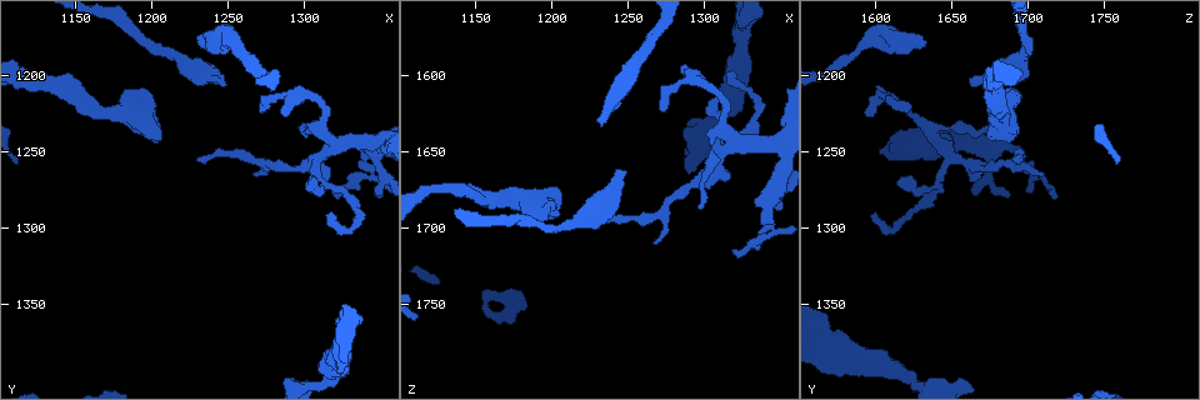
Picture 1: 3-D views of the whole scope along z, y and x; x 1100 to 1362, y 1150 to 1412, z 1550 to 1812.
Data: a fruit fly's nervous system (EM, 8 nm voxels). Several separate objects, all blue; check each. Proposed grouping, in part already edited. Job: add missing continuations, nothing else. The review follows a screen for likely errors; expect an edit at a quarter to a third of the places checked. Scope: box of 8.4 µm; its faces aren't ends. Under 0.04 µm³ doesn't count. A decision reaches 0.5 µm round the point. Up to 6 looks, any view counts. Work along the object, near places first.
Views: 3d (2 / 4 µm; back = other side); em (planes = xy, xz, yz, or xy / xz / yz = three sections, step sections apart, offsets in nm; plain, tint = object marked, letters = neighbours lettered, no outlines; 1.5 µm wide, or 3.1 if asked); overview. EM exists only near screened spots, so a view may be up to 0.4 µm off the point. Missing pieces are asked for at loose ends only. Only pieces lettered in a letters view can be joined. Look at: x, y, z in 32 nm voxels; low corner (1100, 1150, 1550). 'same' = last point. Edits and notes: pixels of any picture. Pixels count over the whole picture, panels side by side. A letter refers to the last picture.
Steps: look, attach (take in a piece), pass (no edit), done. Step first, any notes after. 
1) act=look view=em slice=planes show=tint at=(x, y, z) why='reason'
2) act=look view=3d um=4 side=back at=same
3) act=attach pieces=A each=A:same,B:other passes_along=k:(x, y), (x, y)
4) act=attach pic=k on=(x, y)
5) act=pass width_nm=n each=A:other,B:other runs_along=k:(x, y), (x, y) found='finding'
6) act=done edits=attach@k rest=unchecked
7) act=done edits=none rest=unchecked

act=look view=3d um=2 at=(1272, 1218, 1624) why='free end'

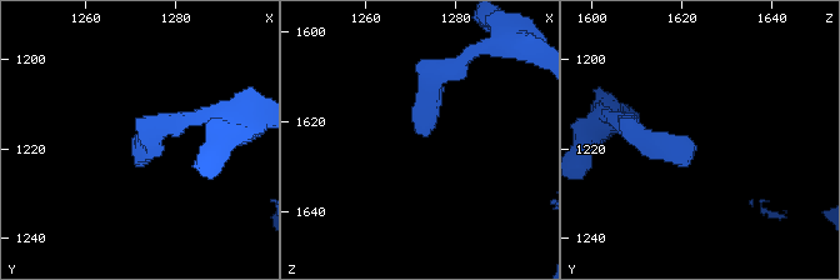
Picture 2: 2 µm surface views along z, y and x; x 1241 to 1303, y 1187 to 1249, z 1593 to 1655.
act=look view=em slice=planes show=letters at=(1271, 1218, 1623)

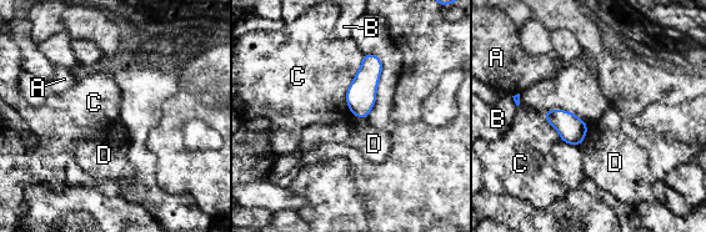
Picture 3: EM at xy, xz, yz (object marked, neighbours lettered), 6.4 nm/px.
act=pass longest_contact=C:300nm each=A:other,B:other,C:other,D:other border=3:(542, 114), (567, 110), (587, 127) found='none of them fits'

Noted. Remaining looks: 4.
act=look view=em slice=yz step=4 show=tint at=(1296, 1232, 1686) why='free end'

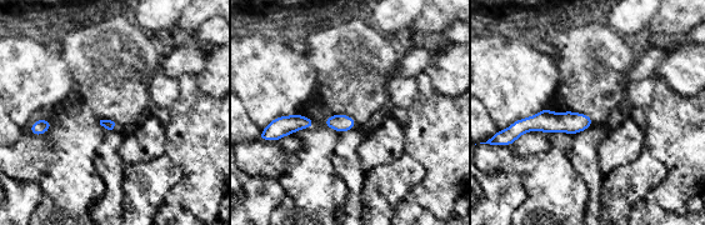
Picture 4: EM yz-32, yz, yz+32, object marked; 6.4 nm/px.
act=look view=em slice=planes show=tint at=same why='cut it another way'

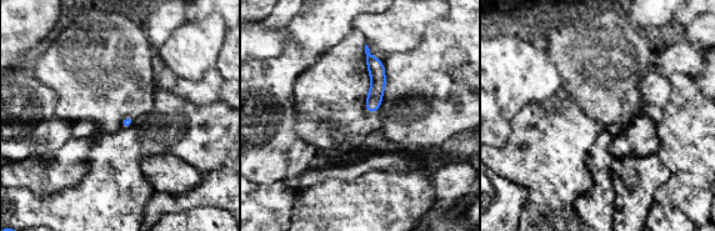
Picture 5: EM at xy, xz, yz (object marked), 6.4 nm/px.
act=look view=em slice=planes show=letters at=same why='see the neighbours'

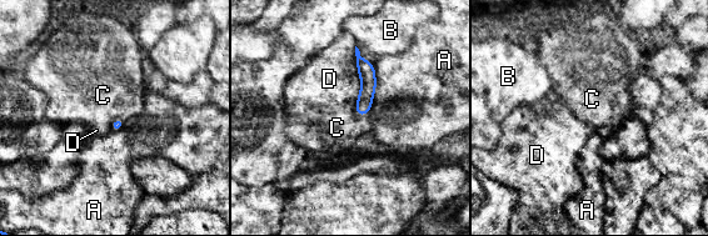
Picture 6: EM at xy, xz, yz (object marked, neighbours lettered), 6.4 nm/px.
act=pass each=A:other,B:other,C:other,D:other border=6:(355, 103), (358, 115), (368, 113) found='no lettered piece goes on from it'

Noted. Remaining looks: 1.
act=done edits=none rest=unchecked

